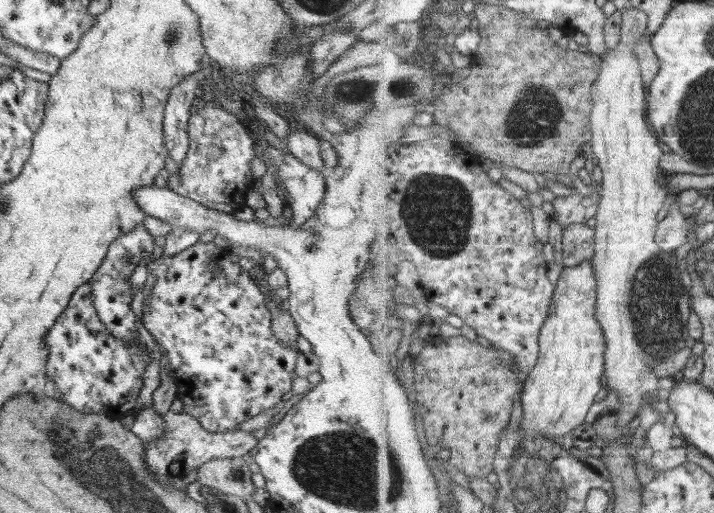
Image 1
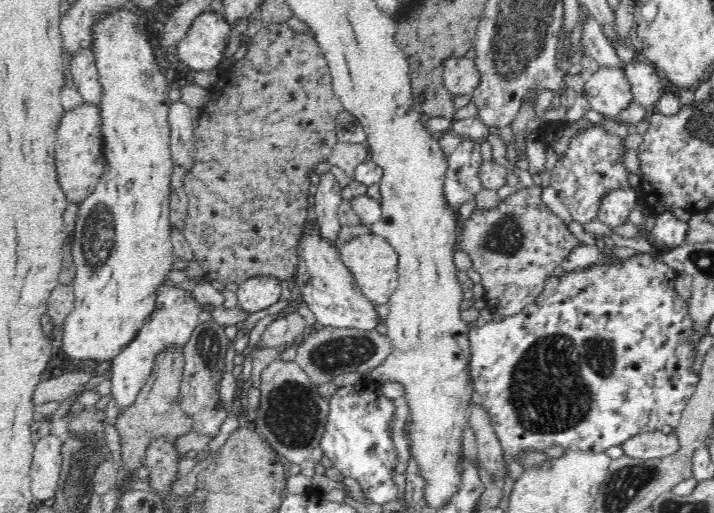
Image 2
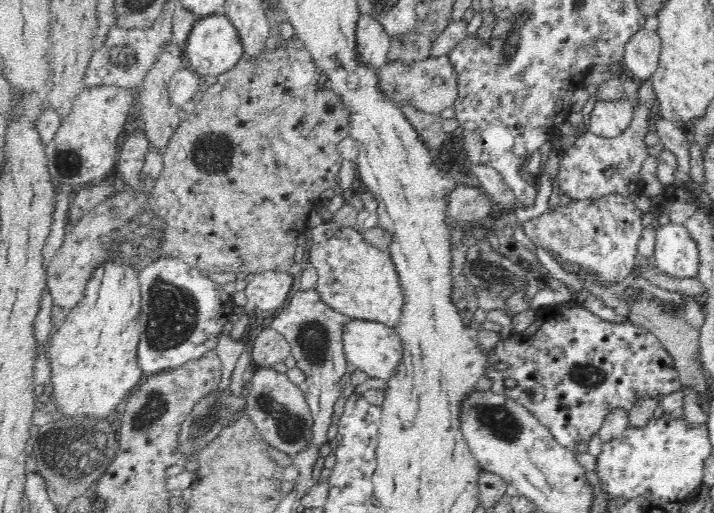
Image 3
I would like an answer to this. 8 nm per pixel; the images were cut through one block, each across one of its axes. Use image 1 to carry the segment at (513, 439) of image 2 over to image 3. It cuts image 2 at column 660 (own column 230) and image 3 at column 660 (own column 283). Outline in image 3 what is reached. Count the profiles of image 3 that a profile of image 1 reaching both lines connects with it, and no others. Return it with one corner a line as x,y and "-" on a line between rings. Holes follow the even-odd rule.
577,299
537,308
535,321
526,330
500,339
487,356
487,362
483,374
493,382
491,390
520,404
539,420
556,442
573,451
578,443
588,443
615,409
628,412
639,399
648,397
660,401
660,398
683,389
674,367
676,361
652,332
630,320
621,324
603,320
580,305
-
496,362
509,363
509,366
498,371
492,367
-
506,378
514,378
516,386
506,387

